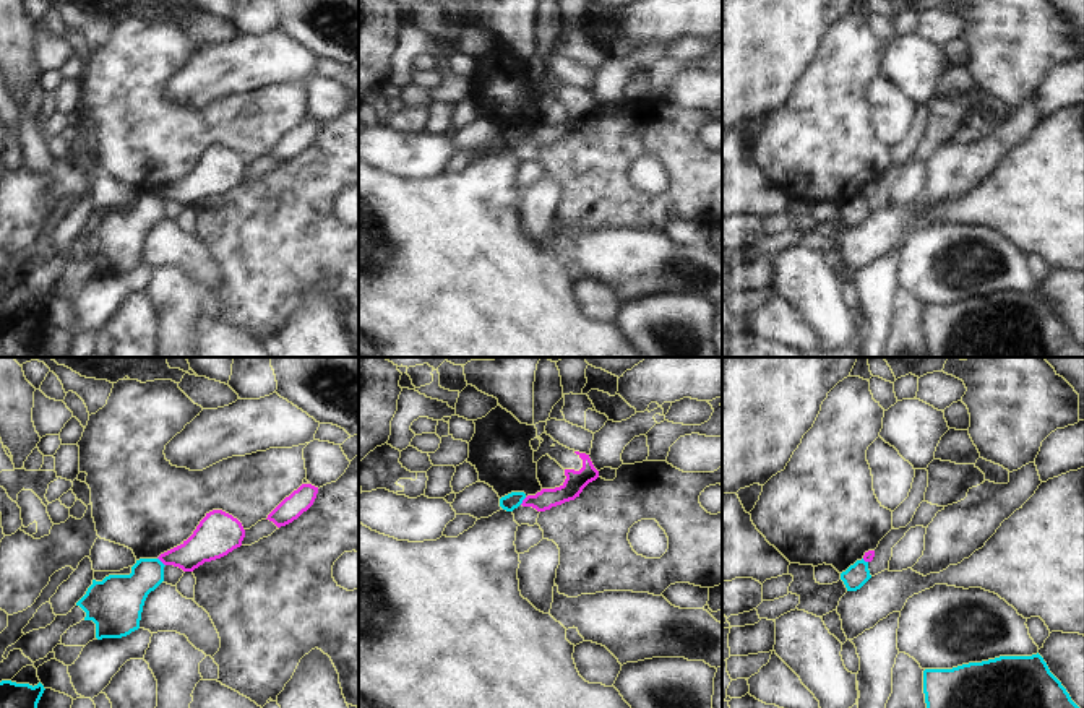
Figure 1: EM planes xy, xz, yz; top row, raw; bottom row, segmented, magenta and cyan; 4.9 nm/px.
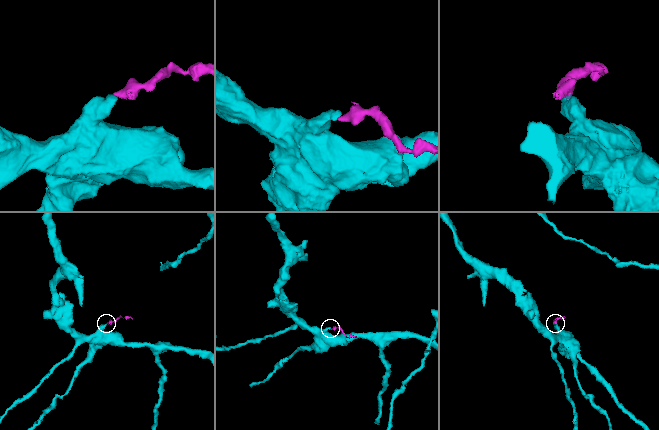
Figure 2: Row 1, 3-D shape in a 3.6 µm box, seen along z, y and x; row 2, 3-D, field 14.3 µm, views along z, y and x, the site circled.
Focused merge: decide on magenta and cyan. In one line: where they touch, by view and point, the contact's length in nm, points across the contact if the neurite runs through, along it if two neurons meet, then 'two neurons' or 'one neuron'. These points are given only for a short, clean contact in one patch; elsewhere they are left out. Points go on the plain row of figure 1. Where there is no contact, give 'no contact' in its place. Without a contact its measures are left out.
meets magenta in xy at (161, 197); contact 60 nm long; border along xy (158, 194), (164, 202); two neurons

